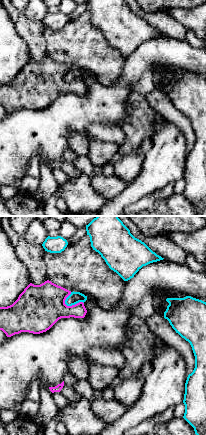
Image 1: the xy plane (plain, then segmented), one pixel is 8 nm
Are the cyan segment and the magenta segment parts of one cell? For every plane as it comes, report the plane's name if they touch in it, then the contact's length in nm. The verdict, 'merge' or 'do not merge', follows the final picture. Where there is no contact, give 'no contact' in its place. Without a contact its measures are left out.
contact in xy; length 160 nm

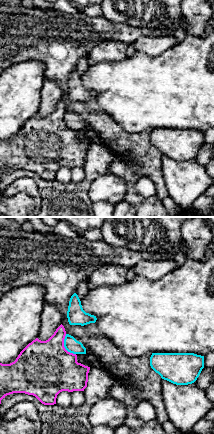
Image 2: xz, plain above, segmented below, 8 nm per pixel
contact in xz; length 190 nm

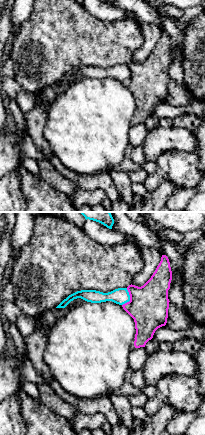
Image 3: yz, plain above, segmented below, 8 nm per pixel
contact in yz; length 150 nm

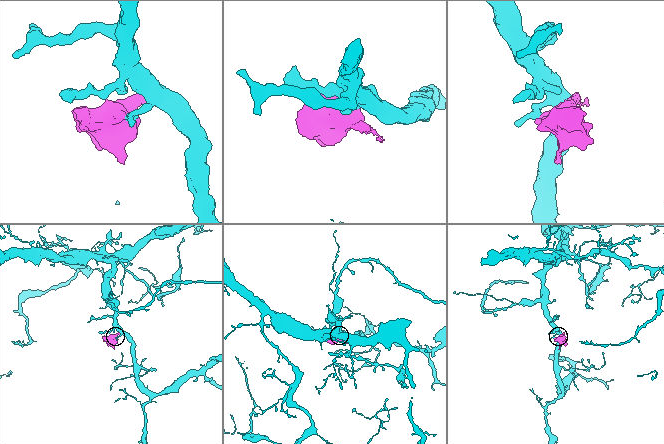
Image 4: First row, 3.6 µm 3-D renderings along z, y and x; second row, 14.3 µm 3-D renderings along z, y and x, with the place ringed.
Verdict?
do not merge

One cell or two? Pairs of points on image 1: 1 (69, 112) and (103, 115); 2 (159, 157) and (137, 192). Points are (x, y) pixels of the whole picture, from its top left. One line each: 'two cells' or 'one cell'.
1: one cell
2: one cell

